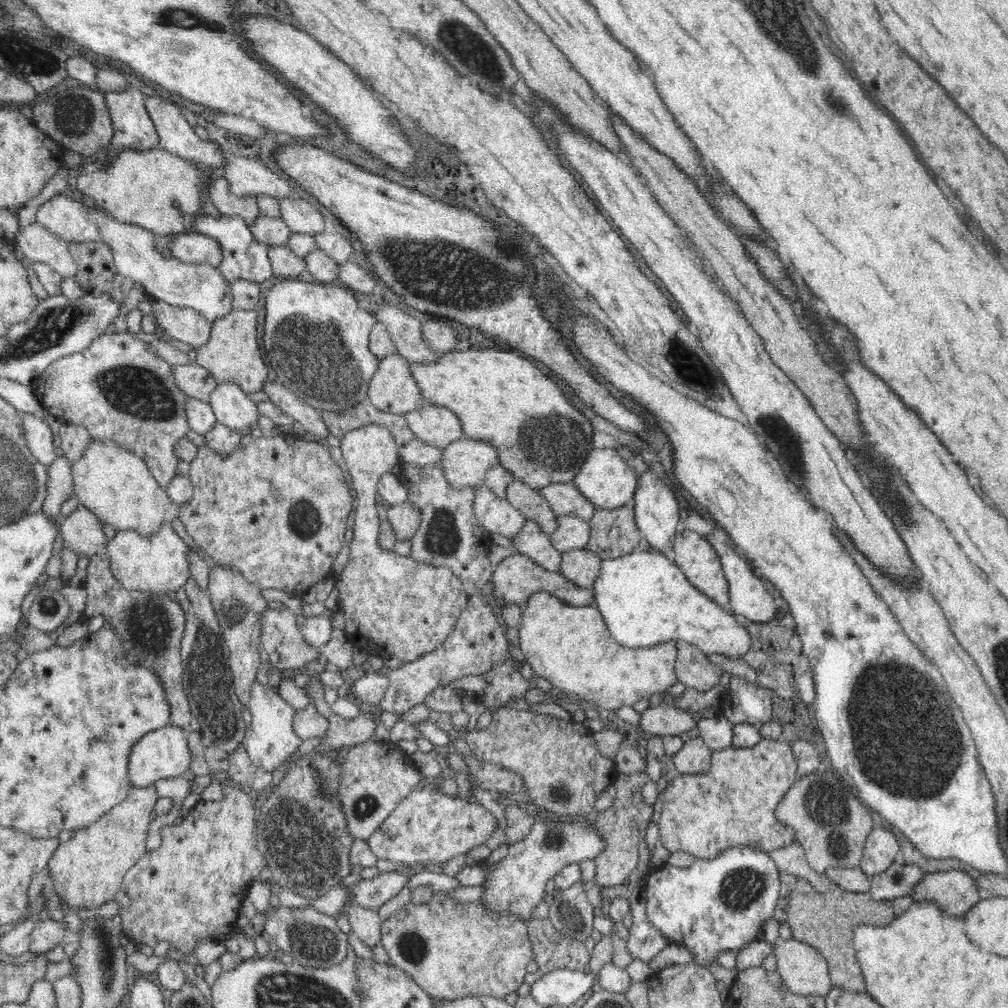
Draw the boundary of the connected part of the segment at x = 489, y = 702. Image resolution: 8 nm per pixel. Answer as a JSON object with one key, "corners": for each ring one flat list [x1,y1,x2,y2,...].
{"corners":[[507,658,506,662,498,664,490,672,481,674,488,686,479,700,483,700,486,708,506,707,510,702,516,702,530,690,530,682,521,674,517,662]]}

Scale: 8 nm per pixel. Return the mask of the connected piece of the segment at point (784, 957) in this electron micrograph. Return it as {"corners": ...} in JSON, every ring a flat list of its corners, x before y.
{"corners":[[796,939,779,941,773,953,777,962,776,971,790,992,825,997,833,987,825,958,812,946]]}

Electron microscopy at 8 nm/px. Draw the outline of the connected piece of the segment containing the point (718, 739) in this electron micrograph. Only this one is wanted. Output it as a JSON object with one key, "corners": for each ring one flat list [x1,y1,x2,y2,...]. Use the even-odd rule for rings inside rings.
{"corners":[[724,716,702,718,697,720,696,733,713,751,732,746,734,723]]}

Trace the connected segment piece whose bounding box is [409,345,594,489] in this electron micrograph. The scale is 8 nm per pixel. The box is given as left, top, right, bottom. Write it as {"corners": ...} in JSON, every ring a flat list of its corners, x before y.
{"corners":[[490,345,487,348,475,348,470,347,469,350,463,351,450,351,449,353,438,354,439,357,431,363,414,363,409,366,409,371,411,372,412,378,416,381,418,388,420,389,422,398,425,403,432,403,438,406,443,406,444,408,450,409,459,420,462,427,462,432,464,436,468,439,484,441,490,443,494,448,497,448,499,452,499,464,502,465,506,470,510,471,517,480,526,482,536,486,541,489,545,486,550,486,550,483,570,483,573,478,577,475,586,456,590,453,590,450,594,449,592,444,593,430,591,426,591,421,584,417,582,413,576,407,574,407,568,398,560,392,560,388,548,380,548,377,543,370,540,370,538,366,535,366,532,361,524,359,517,356,515,353,507,351,498,351,492,349]]}

